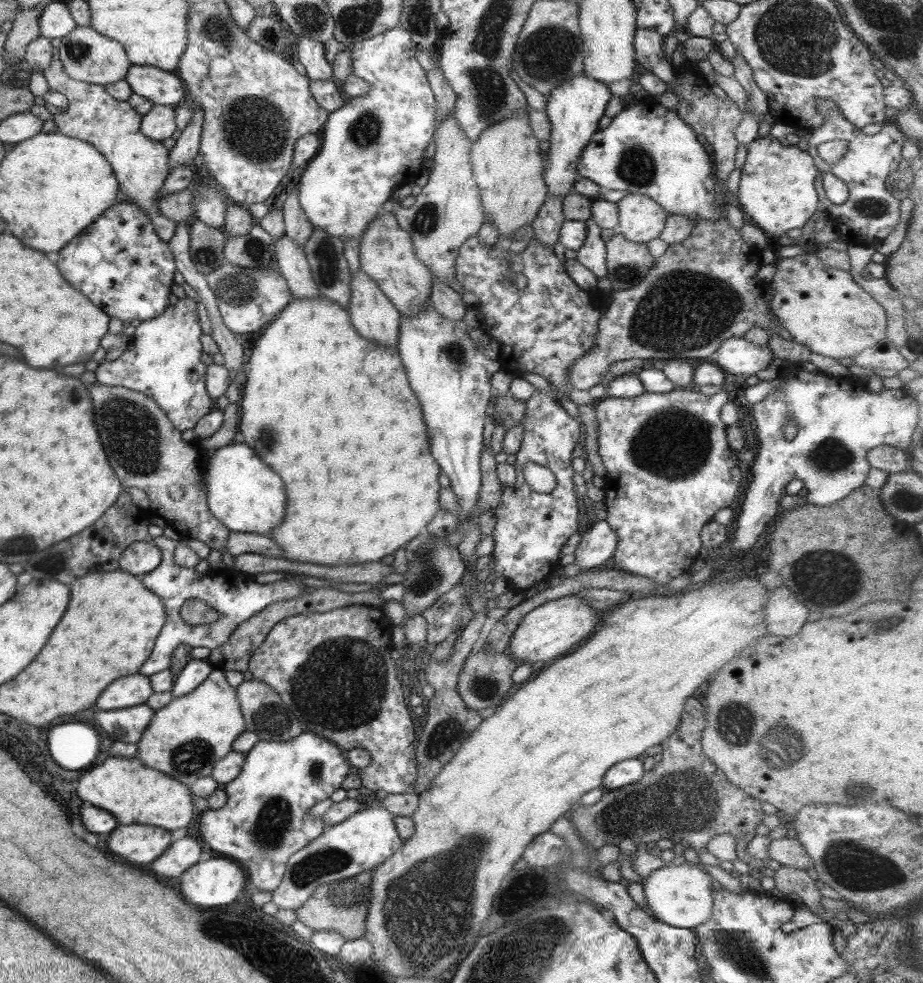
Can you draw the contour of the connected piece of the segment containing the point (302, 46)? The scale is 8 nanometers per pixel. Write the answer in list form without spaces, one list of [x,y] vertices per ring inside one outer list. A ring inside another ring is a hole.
[[[292,36],[292,39],[297,43],[297,60],[305,66],[310,80],[333,79],[333,65],[325,57],[323,43],[308,36]]]

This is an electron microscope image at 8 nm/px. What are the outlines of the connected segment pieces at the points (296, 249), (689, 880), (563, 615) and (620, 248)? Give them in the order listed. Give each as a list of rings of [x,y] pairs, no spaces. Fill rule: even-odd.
[[[282,234],[280,238],[274,240],[274,252],[276,267],[280,272],[292,292],[293,299],[318,298],[321,296],[314,277],[310,269],[307,256],[303,248],[300,248],[292,238]]]
[[[686,862],[681,865],[666,864],[644,879],[644,894],[648,907],[660,922],[676,928],[693,929],[712,917],[714,887],[716,882],[701,866]]]
[[[566,595],[548,601],[524,616],[523,622],[520,622],[510,639],[508,654],[520,663],[551,661],[554,658],[560,658],[574,644],[590,637],[600,622],[600,616],[596,610],[593,610],[592,606],[589,606],[578,595]]]
[[[618,232],[605,243],[607,278],[614,291],[637,287],[654,266],[655,258],[647,243],[635,243]]]

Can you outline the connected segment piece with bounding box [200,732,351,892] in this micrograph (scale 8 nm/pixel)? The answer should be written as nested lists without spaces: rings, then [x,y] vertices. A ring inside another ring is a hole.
[[[302,732],[286,742],[259,740],[245,753],[242,772],[225,783],[226,805],[202,812],[200,836],[214,852],[240,864],[247,881],[258,890],[274,892],[286,873],[289,858],[327,829],[323,822],[307,818],[309,812],[316,802],[330,799],[350,771],[344,751],[316,734]]]

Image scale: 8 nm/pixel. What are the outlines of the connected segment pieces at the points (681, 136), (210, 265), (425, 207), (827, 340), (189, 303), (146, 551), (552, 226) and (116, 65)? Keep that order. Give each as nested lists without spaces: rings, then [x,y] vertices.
[[[646,96],[637,104],[624,103],[622,112],[612,119],[612,123],[604,130],[599,130],[594,138],[586,144],[586,148],[582,150],[580,158],[578,158],[578,164],[576,164],[576,171],[578,171],[578,178],[590,179],[592,182],[601,186],[606,190],[627,190],[630,193],[640,193],[655,200],[664,210],[669,214],[680,214],[680,216],[686,216],[690,218],[692,222],[696,223],[702,220],[718,220],[722,216],[722,207],[720,207],[720,215],[717,214],[718,197],[716,197],[716,179],[714,179],[714,162],[712,156],[704,149],[704,146],[697,140],[697,134],[690,128],[675,111],[660,105],[653,96]]]
[[[203,222],[190,223],[190,254],[196,268],[202,275],[210,274],[218,266],[226,263],[225,244],[227,235],[222,229],[210,228]]]
[[[450,112],[442,122],[433,137],[436,144],[433,157],[435,163],[428,172],[428,181],[410,208],[402,208],[402,212],[393,215],[402,230],[410,234],[418,260],[424,262],[424,266],[434,274],[434,278],[448,284],[455,278],[455,260],[462,243],[466,242],[466,238],[476,236],[485,220],[480,189],[472,174],[472,142],[458,127],[454,112]]]
[[[803,252],[802,254],[791,258],[784,258],[782,261],[778,262],[774,278],[769,282],[769,284],[772,286],[772,294],[774,294],[770,300],[772,312],[779,318],[782,326],[790,332],[792,337],[794,337],[794,342],[806,346],[810,351],[815,352],[815,354],[828,356],[829,358],[834,358],[836,360],[841,358],[854,359],[858,354],[860,354],[860,352],[866,350],[866,348],[871,348],[878,342],[881,342],[884,338],[887,338],[886,311],[884,311],[884,307],[882,307],[882,305],[878,303],[872,295],[868,294],[868,292],[859,285],[857,277],[853,276],[848,271],[838,270],[824,264],[815,255]]]
[[[186,296],[179,299],[175,305],[169,305],[156,318],[141,321],[137,328],[130,330],[132,344],[134,344],[130,354],[123,355],[110,363],[103,360],[95,371],[96,380],[101,385],[119,386],[153,398],[154,402],[166,412],[166,416],[174,424],[174,428],[180,432],[194,428],[201,418],[214,410],[213,399],[209,396],[205,385],[207,366],[202,364],[203,348],[200,337],[203,332],[198,323],[196,303],[197,300]]]
[[[136,541],[126,547],[119,560],[119,568],[130,574],[144,575],[160,564],[161,550],[152,542]]]
[[[548,193],[542,206],[538,208],[536,219],[531,223],[534,230],[533,238],[542,242],[542,246],[548,246],[550,250],[553,250],[554,244],[559,241],[564,221],[563,199]]]
[[[92,26],[72,28],[61,38],[60,46],[54,48],[54,51],[58,53],[58,59],[68,77],[103,87],[105,84],[114,84],[114,82],[124,80],[131,65],[124,47],[119,42],[98,33]]]

